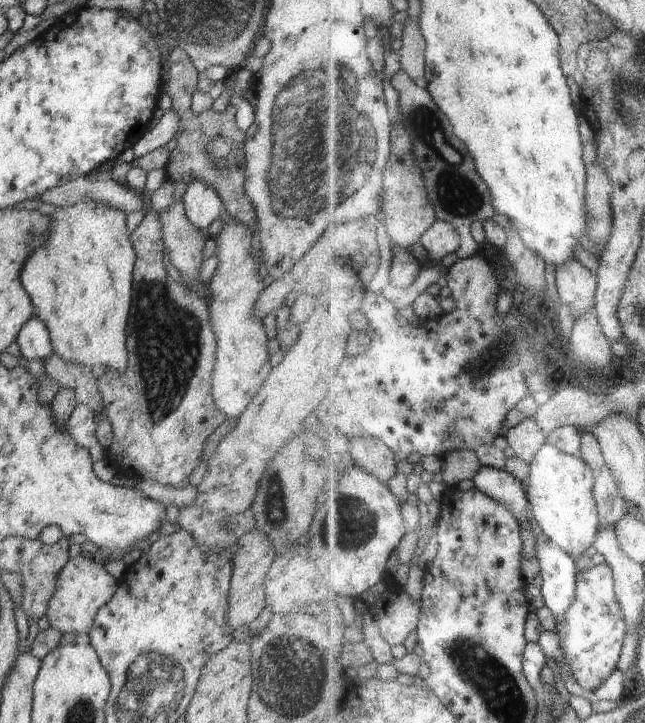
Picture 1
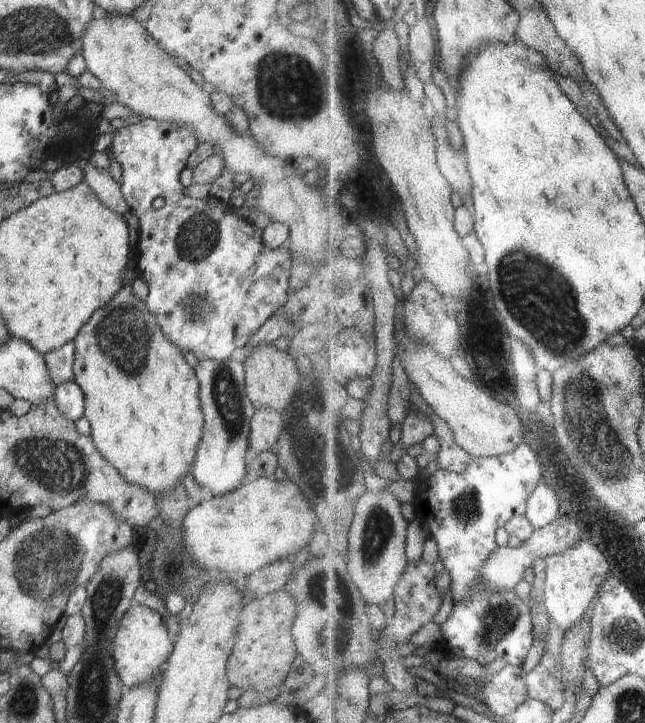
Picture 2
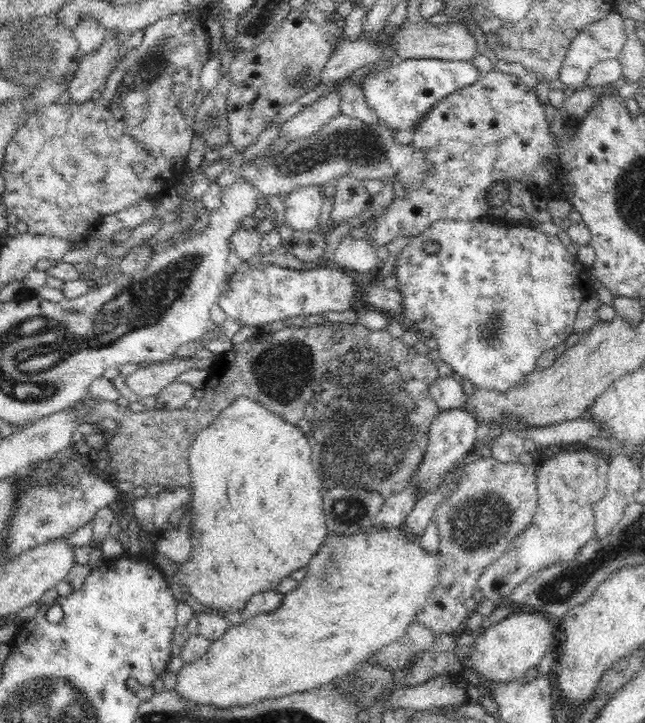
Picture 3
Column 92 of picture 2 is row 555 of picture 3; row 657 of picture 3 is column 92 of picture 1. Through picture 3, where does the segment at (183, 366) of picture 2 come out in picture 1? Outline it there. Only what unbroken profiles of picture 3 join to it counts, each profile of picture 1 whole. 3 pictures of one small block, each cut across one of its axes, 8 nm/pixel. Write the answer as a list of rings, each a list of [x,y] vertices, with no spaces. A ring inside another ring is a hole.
[[[80,200],[70,206],[60,206],[56,208],[55,213],[50,214],[50,230],[48,230],[48,240],[36,248],[36,252],[30,256],[30,260],[22,268],[20,282],[24,284],[24,290],[30,294],[32,304],[34,305],[34,314],[32,316],[39,318],[48,329],[49,337],[58,356],[68,362],[78,362],[84,364],[89,370],[93,366],[103,366],[104,368],[114,368],[118,374],[126,372],[128,366],[128,349],[126,348],[126,324],[128,324],[128,314],[130,314],[130,304],[132,302],[132,280],[134,266],[137,259],[136,251],[130,242],[128,228],[126,227],[126,215],[116,208],[110,208],[106,204],[98,204],[92,200]]]

